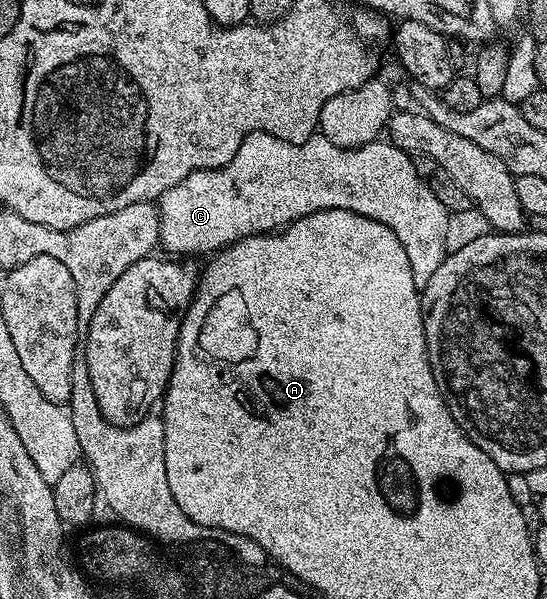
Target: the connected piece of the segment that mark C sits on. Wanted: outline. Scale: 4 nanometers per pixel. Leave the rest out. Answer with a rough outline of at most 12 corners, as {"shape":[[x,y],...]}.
{"shape":[[251,132],[160,195],[180,258],[318,210],[390,226],[423,290],[449,211],[409,153]]}

